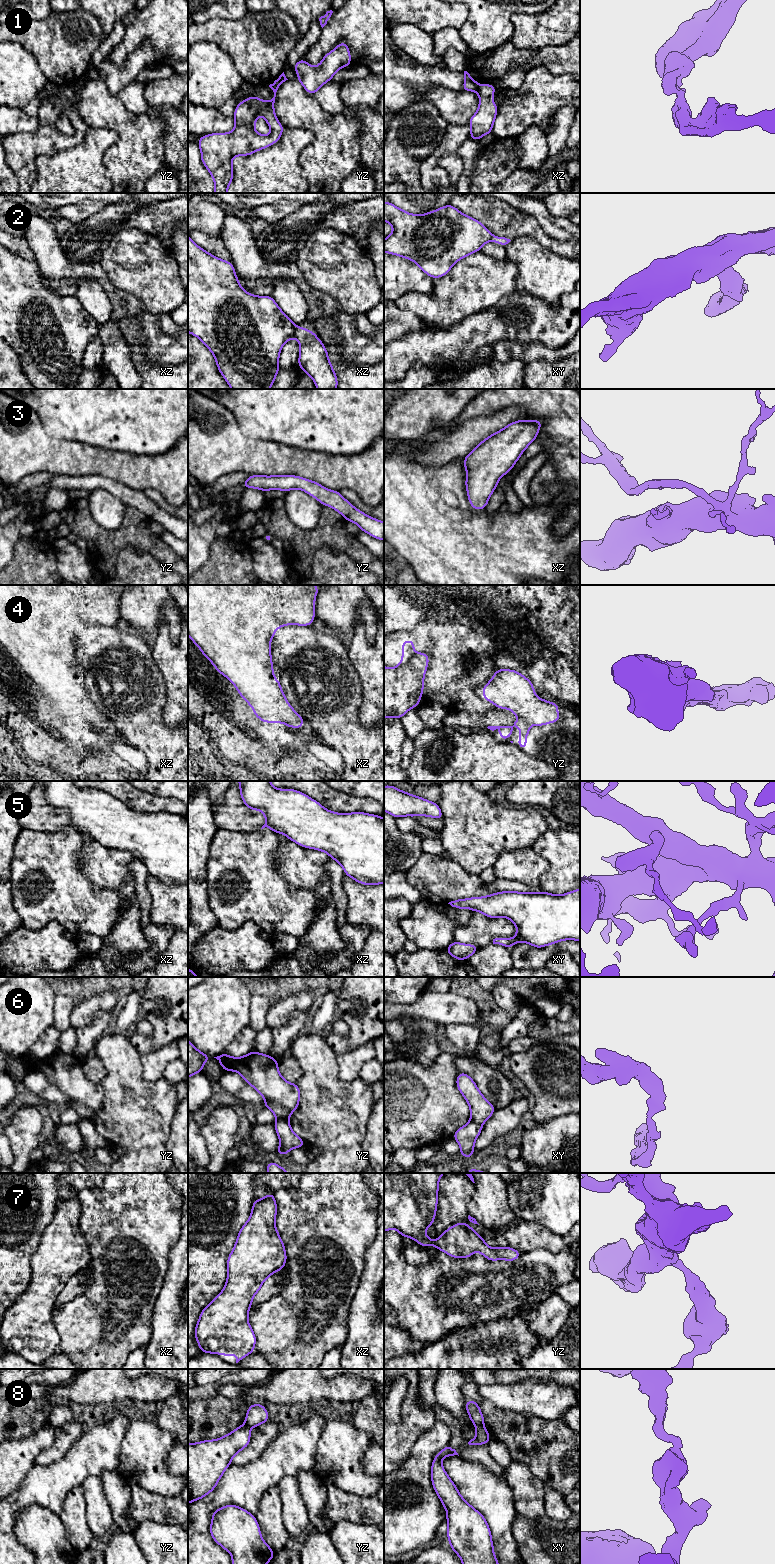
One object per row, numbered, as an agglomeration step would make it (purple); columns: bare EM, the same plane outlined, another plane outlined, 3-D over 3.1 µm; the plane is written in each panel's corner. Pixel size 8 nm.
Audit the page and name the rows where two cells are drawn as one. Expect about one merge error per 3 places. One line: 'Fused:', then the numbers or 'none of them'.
Fused: 1, 2, 6, 8

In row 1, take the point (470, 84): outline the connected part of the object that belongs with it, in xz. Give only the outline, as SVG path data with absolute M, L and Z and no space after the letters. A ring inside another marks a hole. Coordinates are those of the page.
M464 71L464 85L461 91L477 92L479 84L470 76L467 71Z

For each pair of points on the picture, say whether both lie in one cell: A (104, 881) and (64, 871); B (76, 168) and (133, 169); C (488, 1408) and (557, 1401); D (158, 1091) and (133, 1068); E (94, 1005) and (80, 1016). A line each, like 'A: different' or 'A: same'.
A: different
B: different
C: different
D: same
E: same

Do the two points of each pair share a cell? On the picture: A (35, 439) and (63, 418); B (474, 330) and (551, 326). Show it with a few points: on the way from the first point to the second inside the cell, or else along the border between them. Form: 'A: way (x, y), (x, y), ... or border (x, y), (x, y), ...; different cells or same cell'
A: border (35, 412), (48, 434), (54, 438), (68, 440); different cells
B: way (493, 326), (532, 326); same cell

